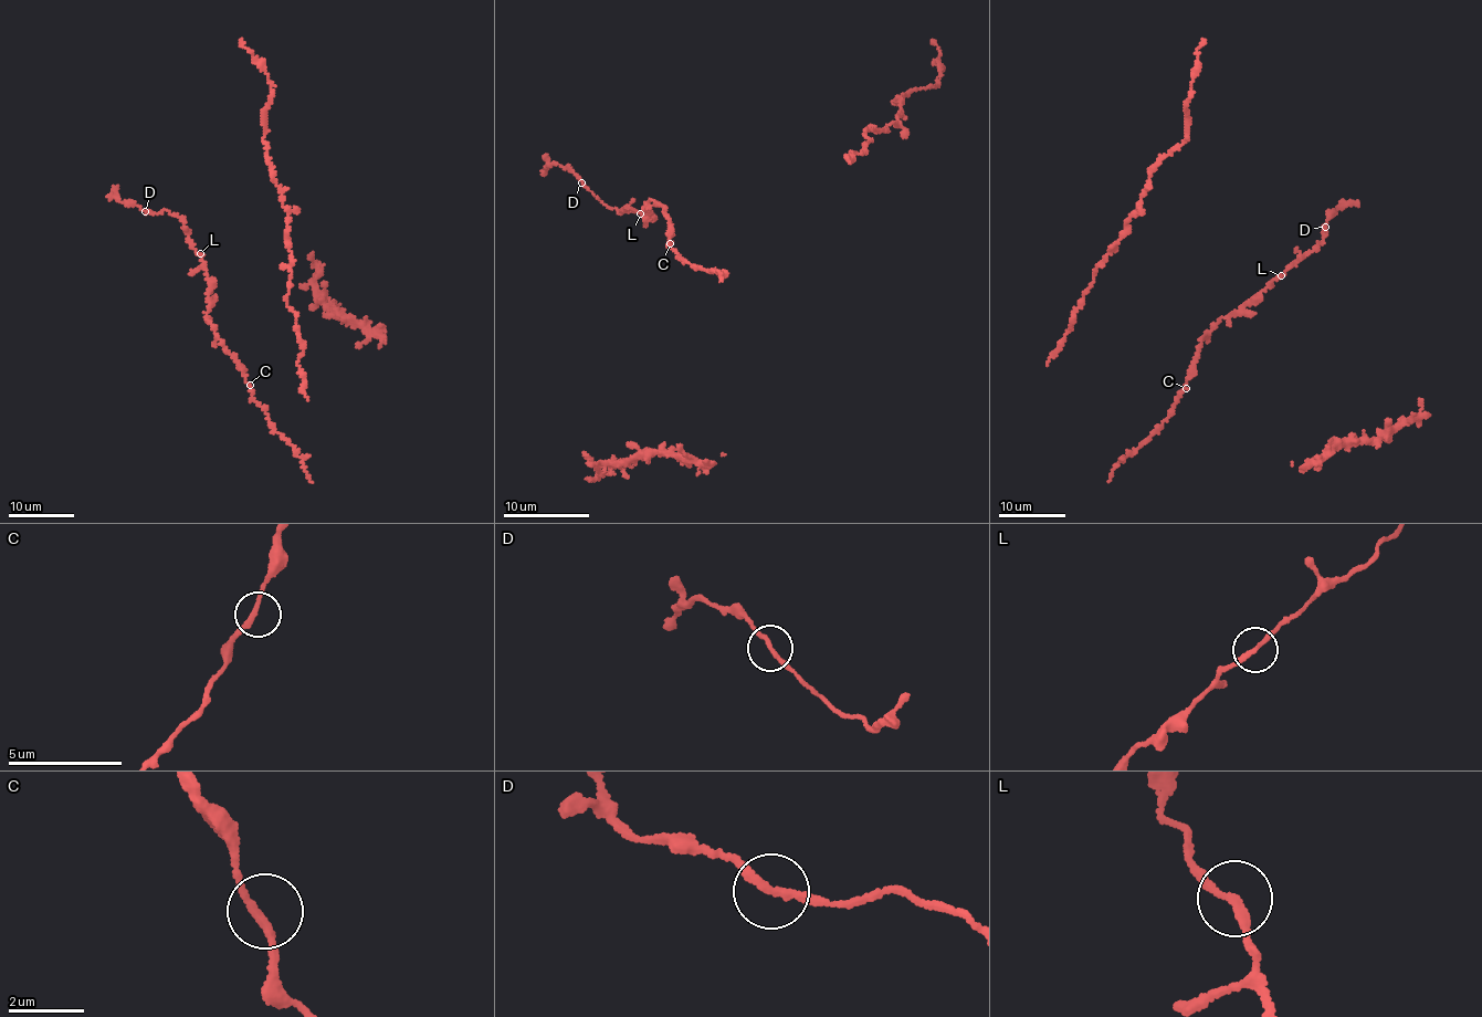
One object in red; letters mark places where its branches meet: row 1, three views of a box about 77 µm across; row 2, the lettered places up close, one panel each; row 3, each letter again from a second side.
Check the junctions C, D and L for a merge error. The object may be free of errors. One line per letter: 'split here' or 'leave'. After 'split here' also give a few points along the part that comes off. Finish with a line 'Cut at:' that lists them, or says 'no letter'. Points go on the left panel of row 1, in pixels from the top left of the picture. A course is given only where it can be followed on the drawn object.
C: leave
D: leave
L: leave
Cut at: no letter

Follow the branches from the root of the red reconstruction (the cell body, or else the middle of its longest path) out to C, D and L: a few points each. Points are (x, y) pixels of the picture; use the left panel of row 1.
C: (305, 455), (296, 455), (293, 444), (273, 431), (265, 410), (253, 397), (250, 385)
D: (305, 455), (273, 431), (244, 371), (216, 337), (205, 269), (185, 220), (144, 211)
L: (305, 455), (296, 455), (293, 444), (273, 431), (244, 371), (216, 337), (208, 320), (210, 293), (200, 253)

